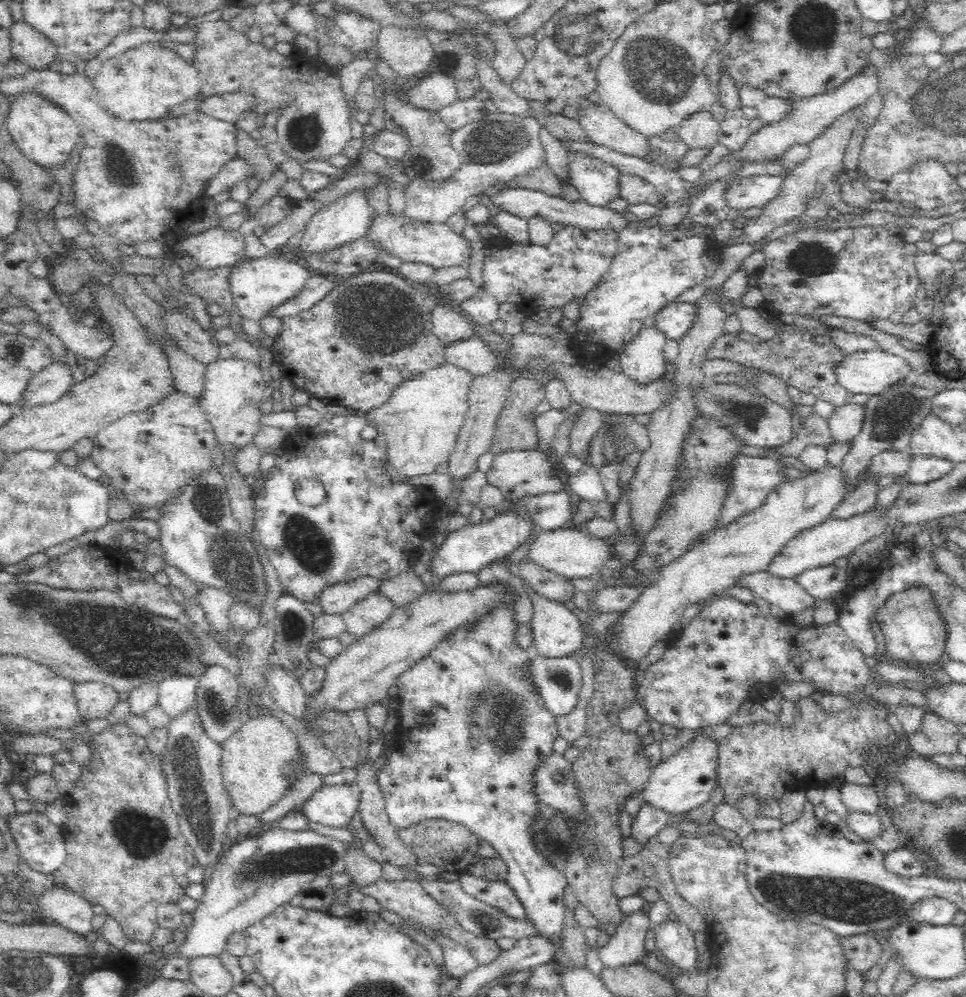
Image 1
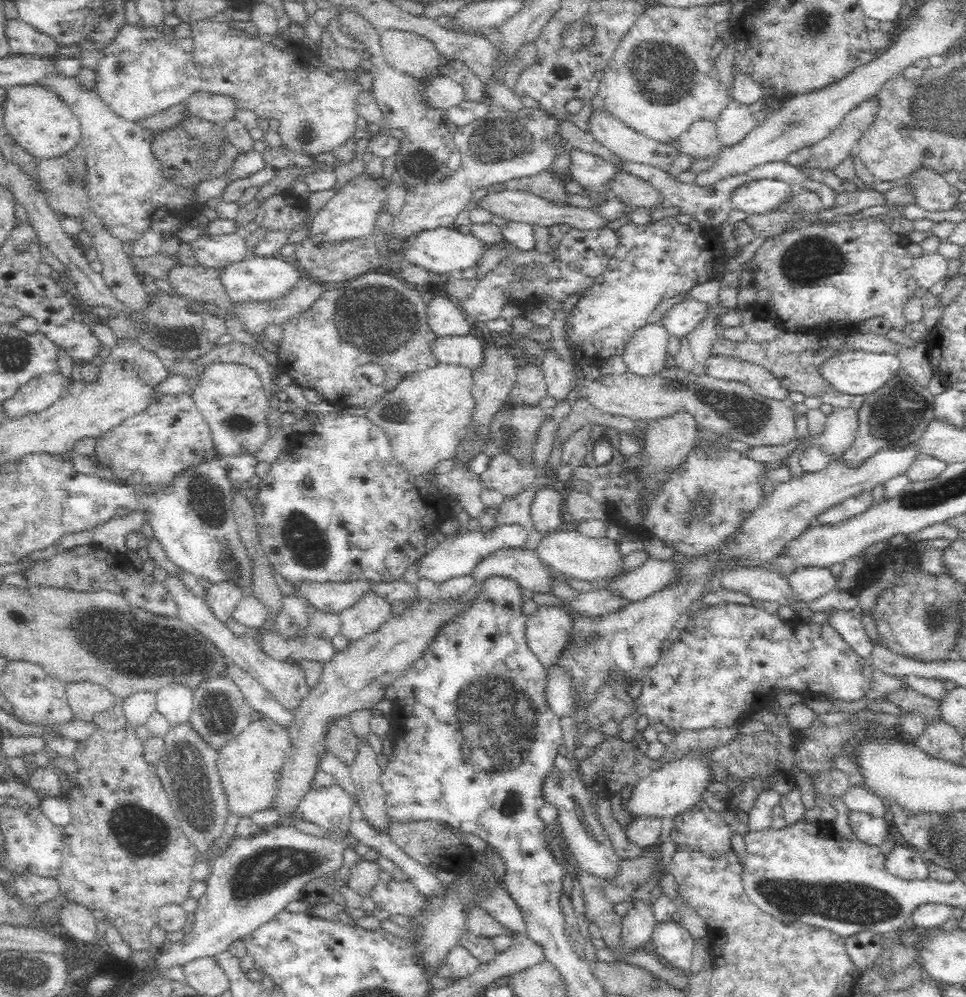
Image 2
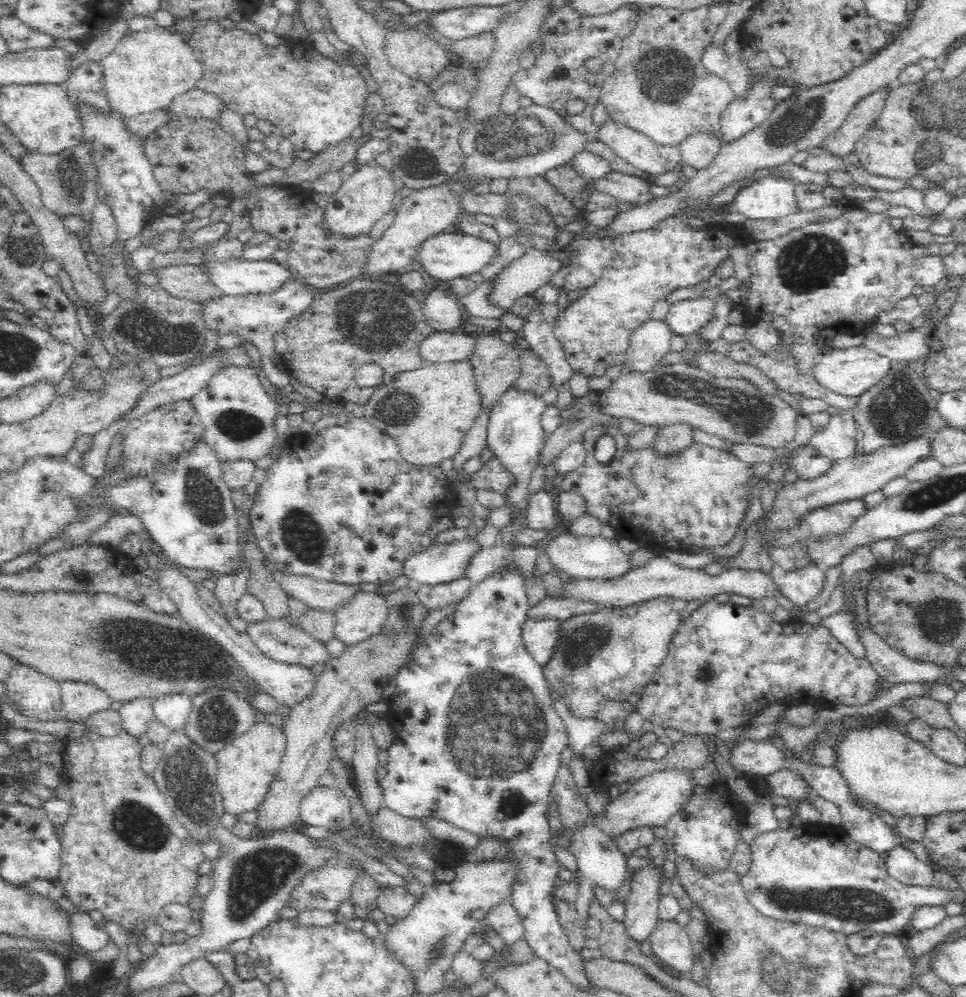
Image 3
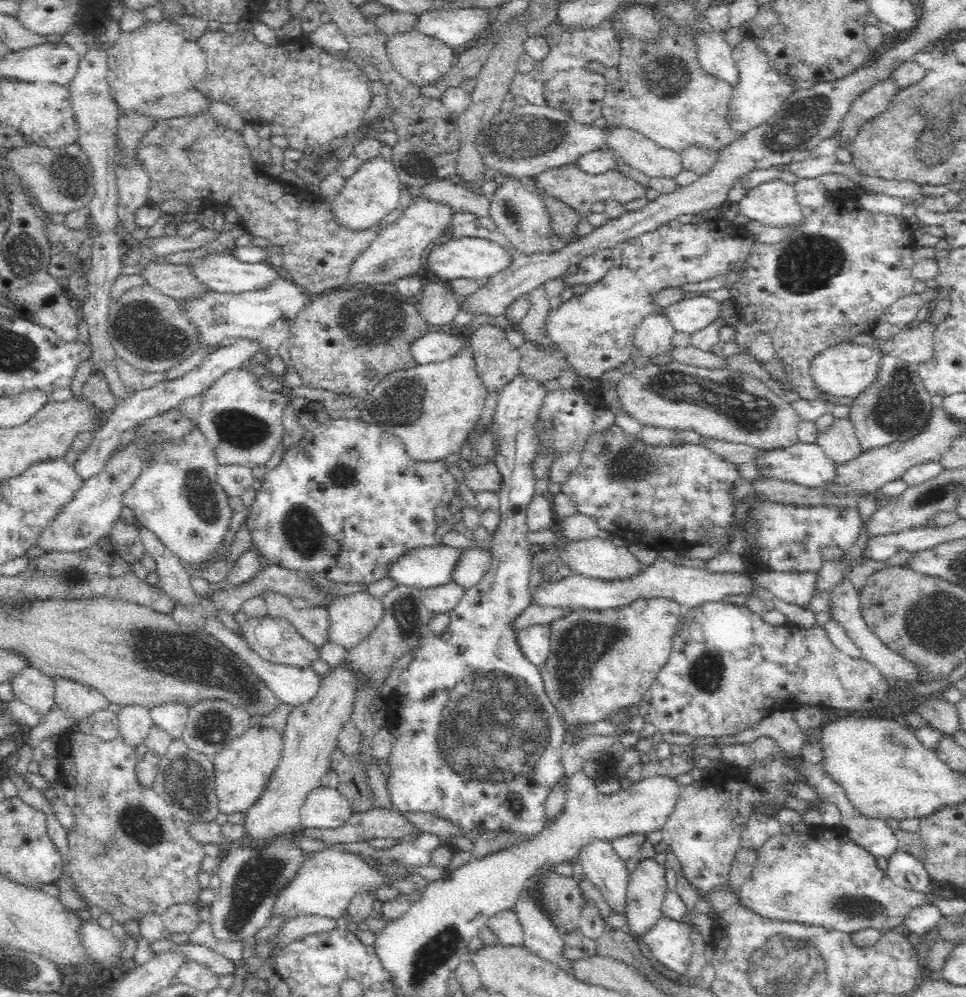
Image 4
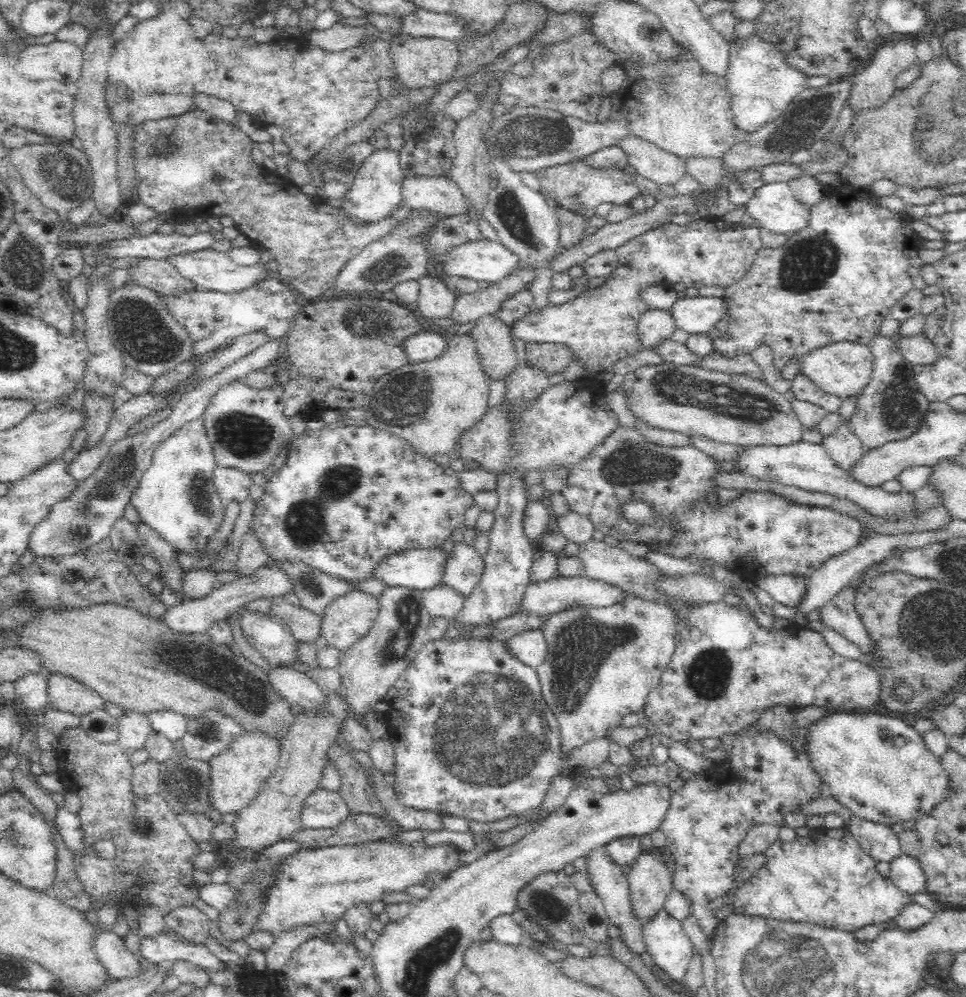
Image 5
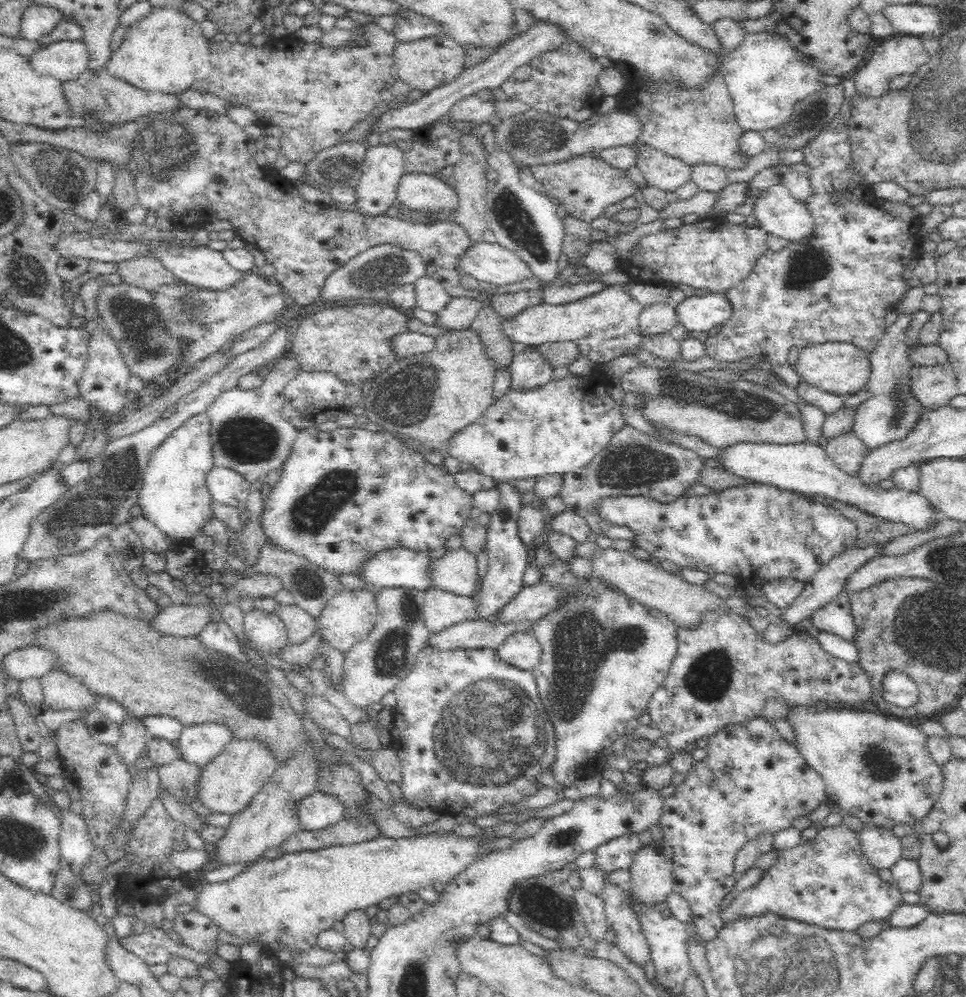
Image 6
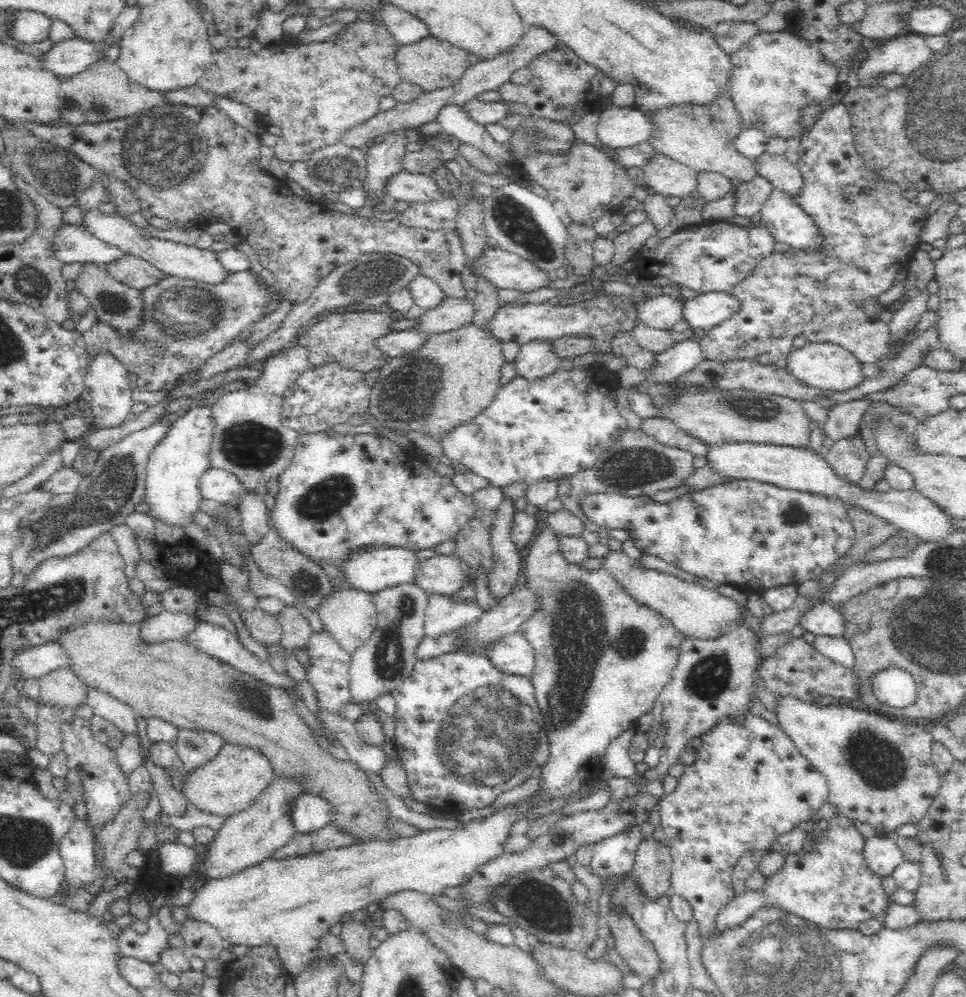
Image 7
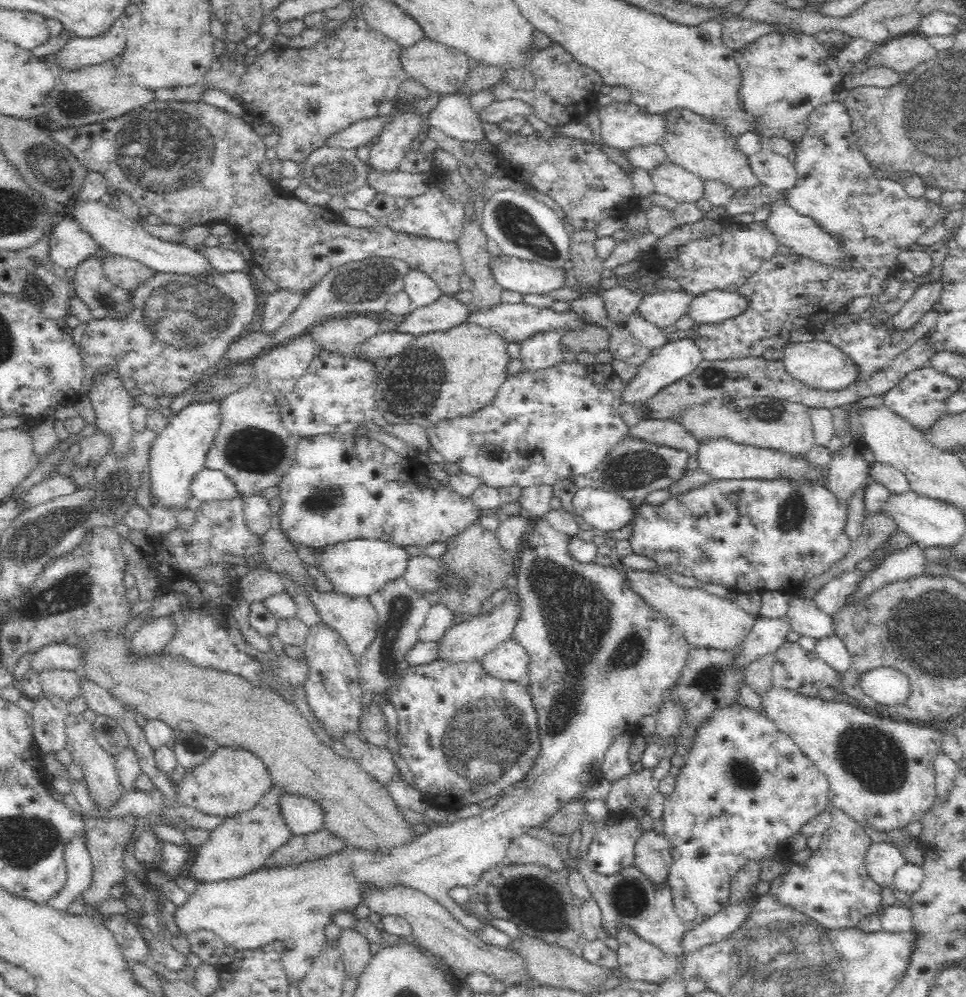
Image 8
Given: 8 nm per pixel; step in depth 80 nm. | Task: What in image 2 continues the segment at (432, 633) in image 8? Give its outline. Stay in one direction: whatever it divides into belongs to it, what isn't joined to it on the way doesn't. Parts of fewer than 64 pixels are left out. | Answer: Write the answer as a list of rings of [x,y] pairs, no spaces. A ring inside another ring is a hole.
[[[472,575],[458,576],[449,578],[445,581],[434,582],[426,577],[419,577],[418,596],[427,599],[456,599],[462,594],[468,593],[476,580]]]

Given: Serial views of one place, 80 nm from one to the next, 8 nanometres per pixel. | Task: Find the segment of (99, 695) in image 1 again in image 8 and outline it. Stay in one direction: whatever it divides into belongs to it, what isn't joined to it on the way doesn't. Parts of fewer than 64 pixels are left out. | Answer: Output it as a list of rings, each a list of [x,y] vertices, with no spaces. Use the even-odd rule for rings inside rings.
[[[42,670],[39,674],[41,694],[45,698],[74,697],[74,700],[81,694],[80,673],[71,670]]]

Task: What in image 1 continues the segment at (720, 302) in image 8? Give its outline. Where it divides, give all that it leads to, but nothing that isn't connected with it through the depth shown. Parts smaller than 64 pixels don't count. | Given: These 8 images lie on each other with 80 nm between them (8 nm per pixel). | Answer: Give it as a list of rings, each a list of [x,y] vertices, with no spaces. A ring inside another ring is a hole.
[[[674,301],[657,312],[653,327],[667,339],[677,341],[693,325],[695,316],[695,306],[692,303]]]

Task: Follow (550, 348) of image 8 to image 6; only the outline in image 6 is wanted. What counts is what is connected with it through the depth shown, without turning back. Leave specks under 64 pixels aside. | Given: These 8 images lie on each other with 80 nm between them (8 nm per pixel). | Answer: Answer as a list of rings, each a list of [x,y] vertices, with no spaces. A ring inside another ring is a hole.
[[[531,347],[528,348],[530,349],[515,355],[514,361],[509,369],[510,391],[514,391],[514,393],[540,389],[547,386],[553,380],[552,368],[548,366],[548,363],[544,362],[542,356],[536,355]]]

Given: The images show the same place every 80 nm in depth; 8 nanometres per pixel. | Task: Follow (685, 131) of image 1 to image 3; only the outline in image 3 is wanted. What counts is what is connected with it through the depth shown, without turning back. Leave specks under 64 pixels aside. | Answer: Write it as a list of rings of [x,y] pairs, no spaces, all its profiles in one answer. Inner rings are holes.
[[[702,129],[687,134],[677,147],[681,153],[682,163],[700,170],[714,161],[723,143],[712,131]]]

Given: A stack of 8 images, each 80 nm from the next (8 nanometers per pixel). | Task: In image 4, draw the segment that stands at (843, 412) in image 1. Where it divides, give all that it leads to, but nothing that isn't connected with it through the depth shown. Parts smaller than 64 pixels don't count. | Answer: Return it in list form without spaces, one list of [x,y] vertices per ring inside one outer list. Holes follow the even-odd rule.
[[[836,418],[826,432],[816,434],[816,444],[822,452],[837,465],[838,463],[857,457],[861,452],[852,420]]]

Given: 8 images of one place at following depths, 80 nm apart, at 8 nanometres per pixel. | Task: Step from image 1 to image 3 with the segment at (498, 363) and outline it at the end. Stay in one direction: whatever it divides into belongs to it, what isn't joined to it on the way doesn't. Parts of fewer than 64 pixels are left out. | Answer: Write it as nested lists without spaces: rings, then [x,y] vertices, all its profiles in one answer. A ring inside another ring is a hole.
[[[433,331],[420,344],[422,355],[431,363],[456,363],[472,359],[475,354],[476,339],[467,333]]]

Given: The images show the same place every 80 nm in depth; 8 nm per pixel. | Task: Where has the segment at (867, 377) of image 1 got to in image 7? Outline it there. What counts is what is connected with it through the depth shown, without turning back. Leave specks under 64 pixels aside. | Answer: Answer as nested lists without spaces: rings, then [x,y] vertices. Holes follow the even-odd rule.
[[[804,342],[789,354],[787,372],[807,386],[826,393],[846,393],[858,388],[865,380],[862,362],[846,347],[831,342]]]

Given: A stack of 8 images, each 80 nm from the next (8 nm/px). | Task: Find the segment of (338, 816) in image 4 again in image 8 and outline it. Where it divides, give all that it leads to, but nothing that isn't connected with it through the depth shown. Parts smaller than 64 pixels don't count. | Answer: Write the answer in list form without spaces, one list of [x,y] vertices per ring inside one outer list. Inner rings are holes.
[[[287,793],[281,805],[282,815],[294,835],[311,834],[323,828],[326,811],[313,798]]]

